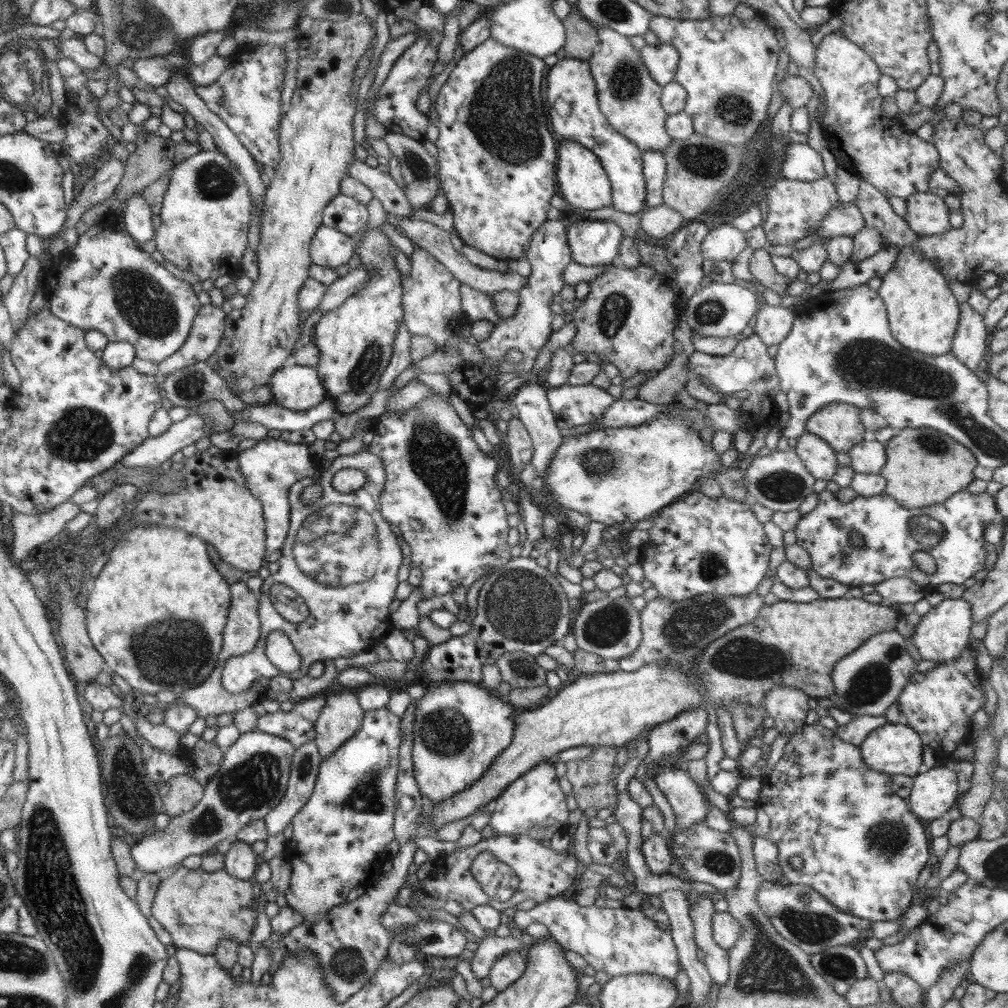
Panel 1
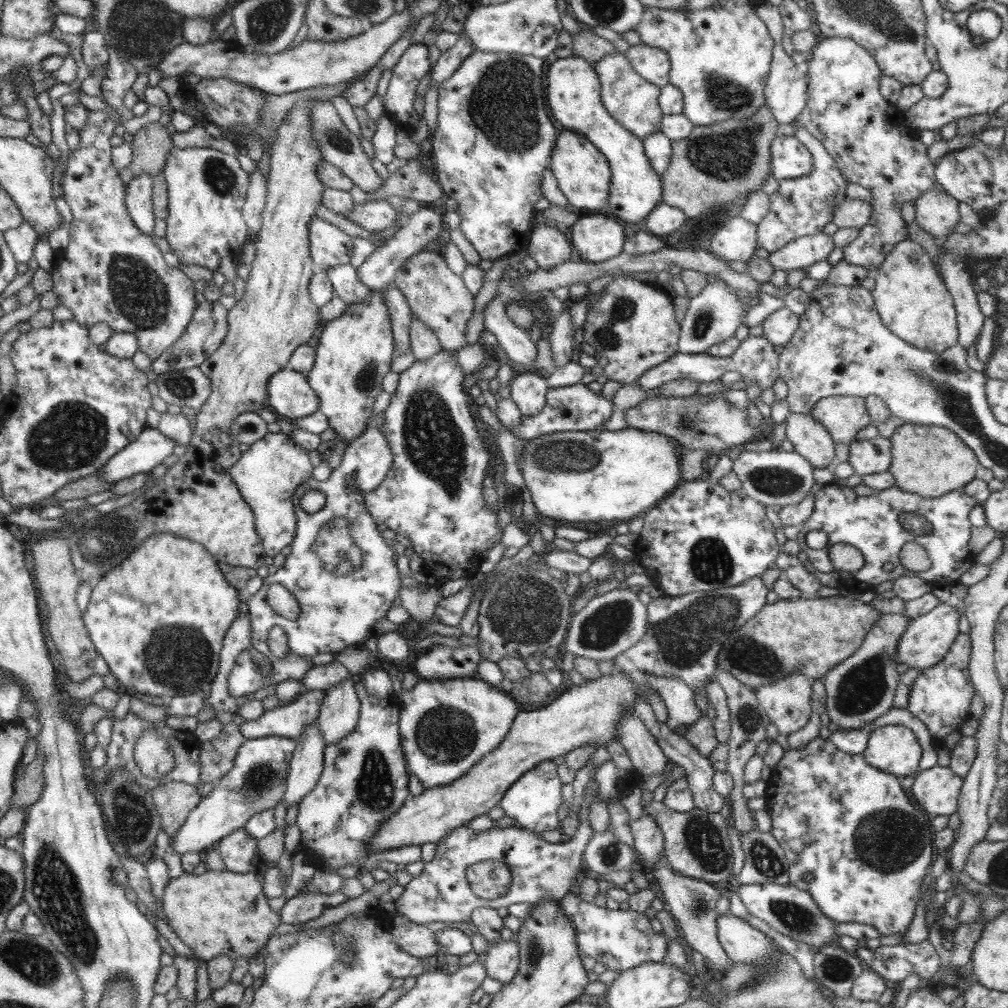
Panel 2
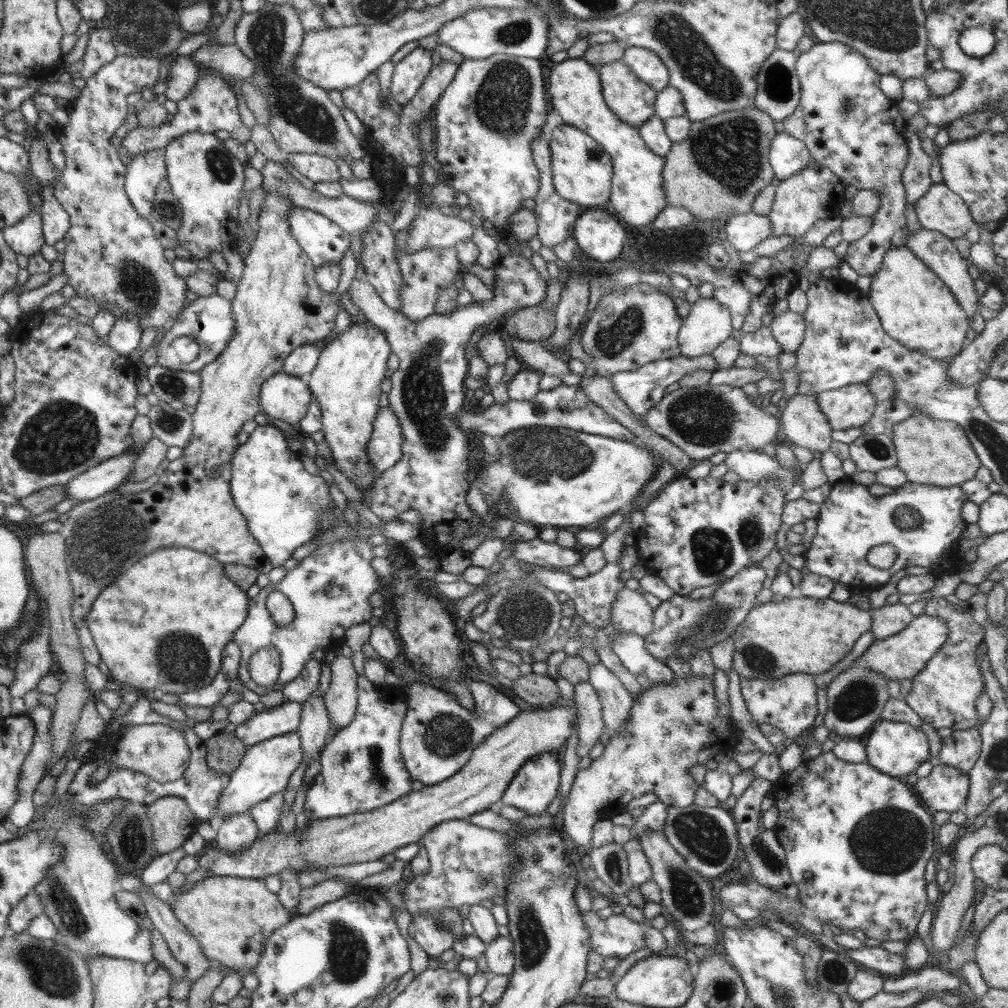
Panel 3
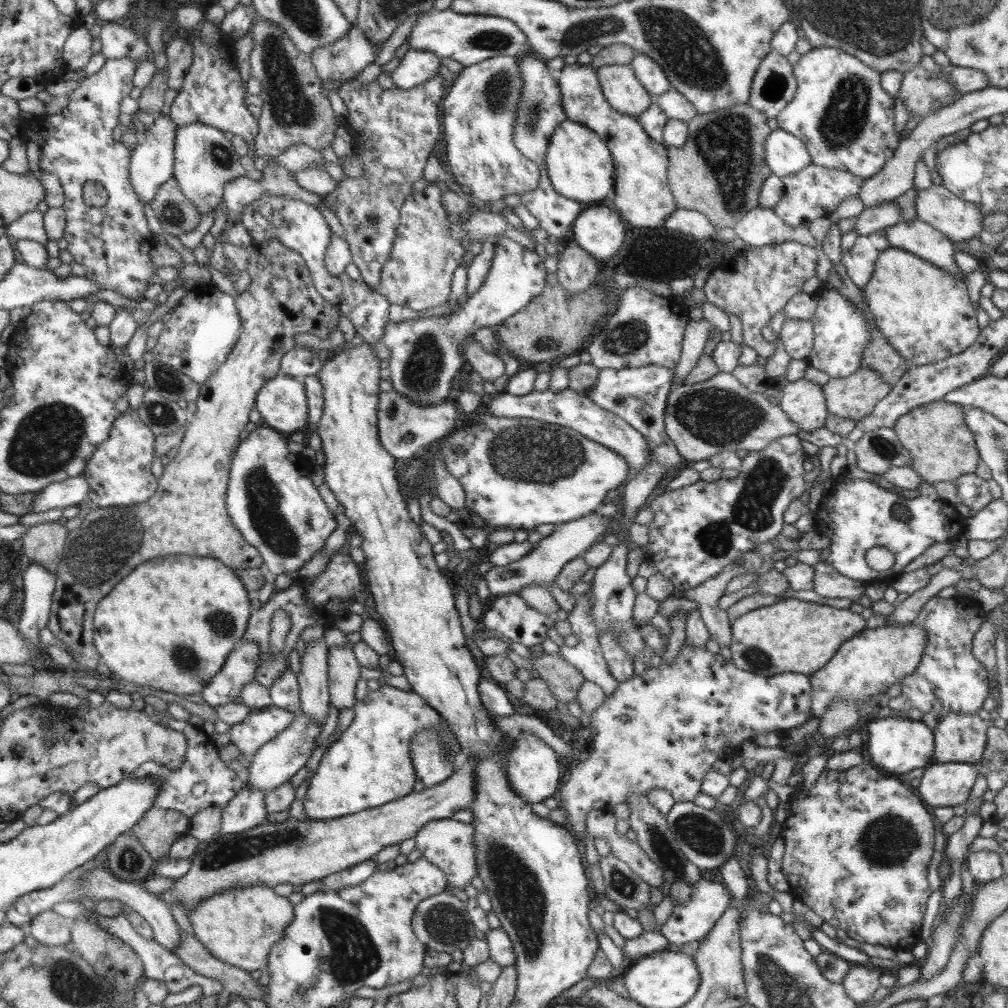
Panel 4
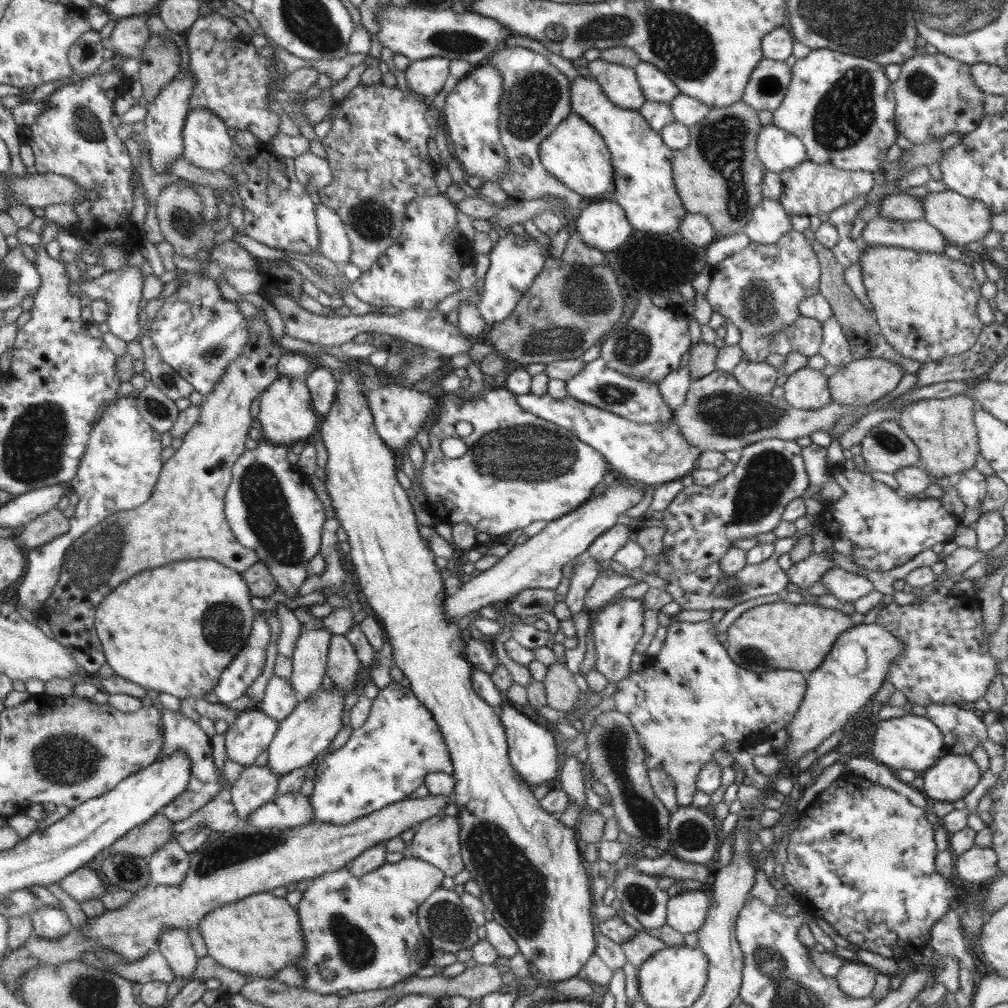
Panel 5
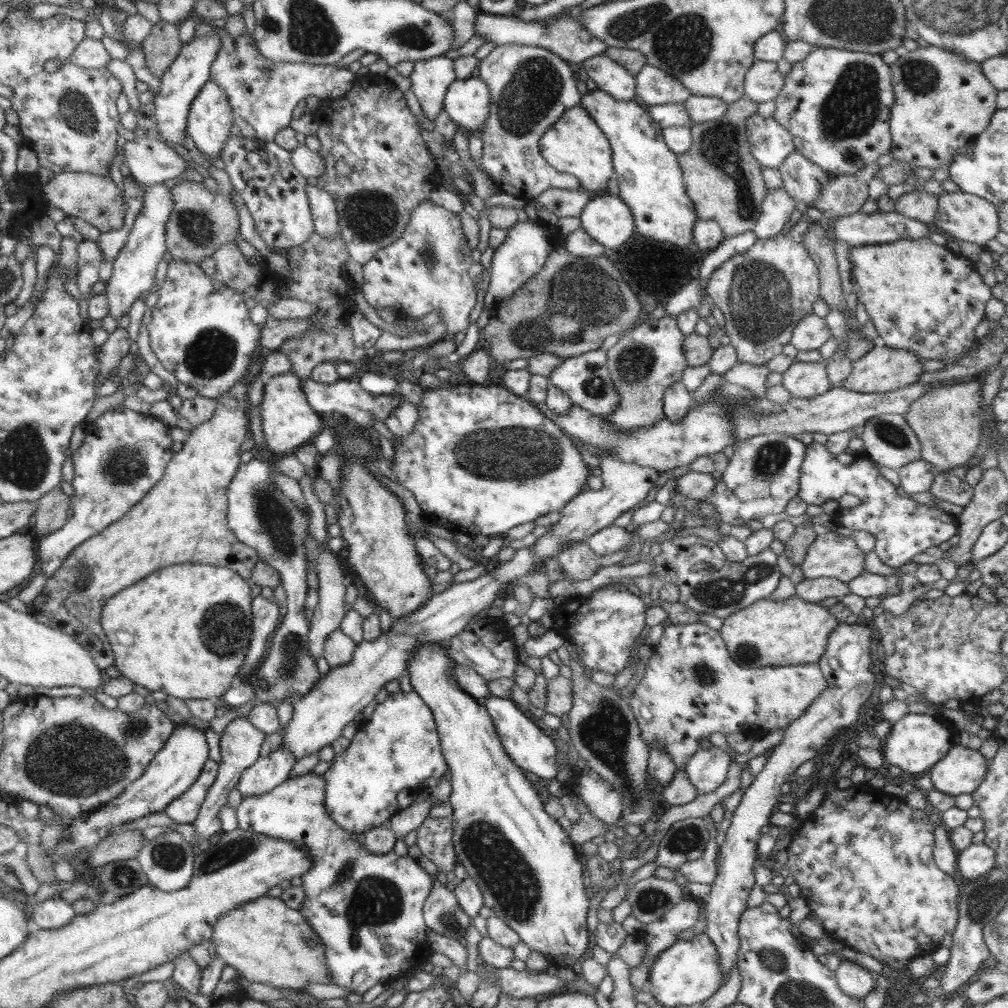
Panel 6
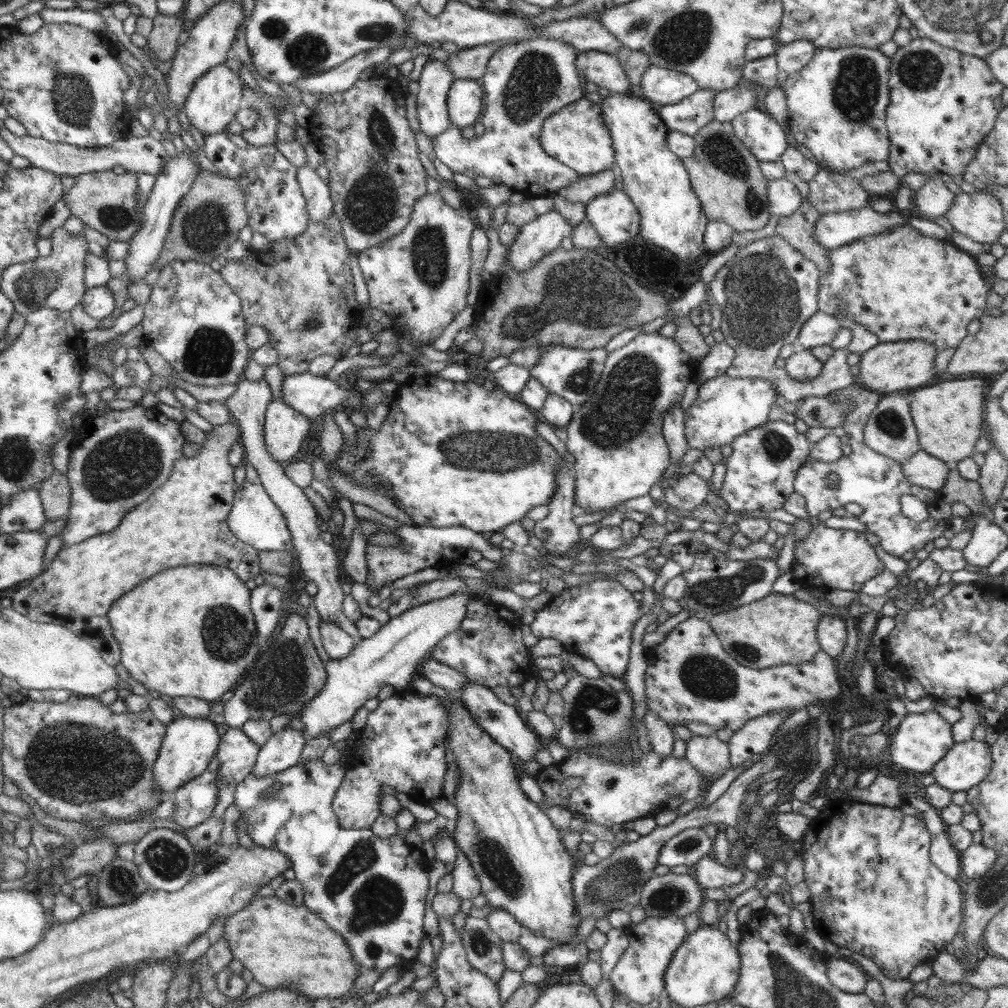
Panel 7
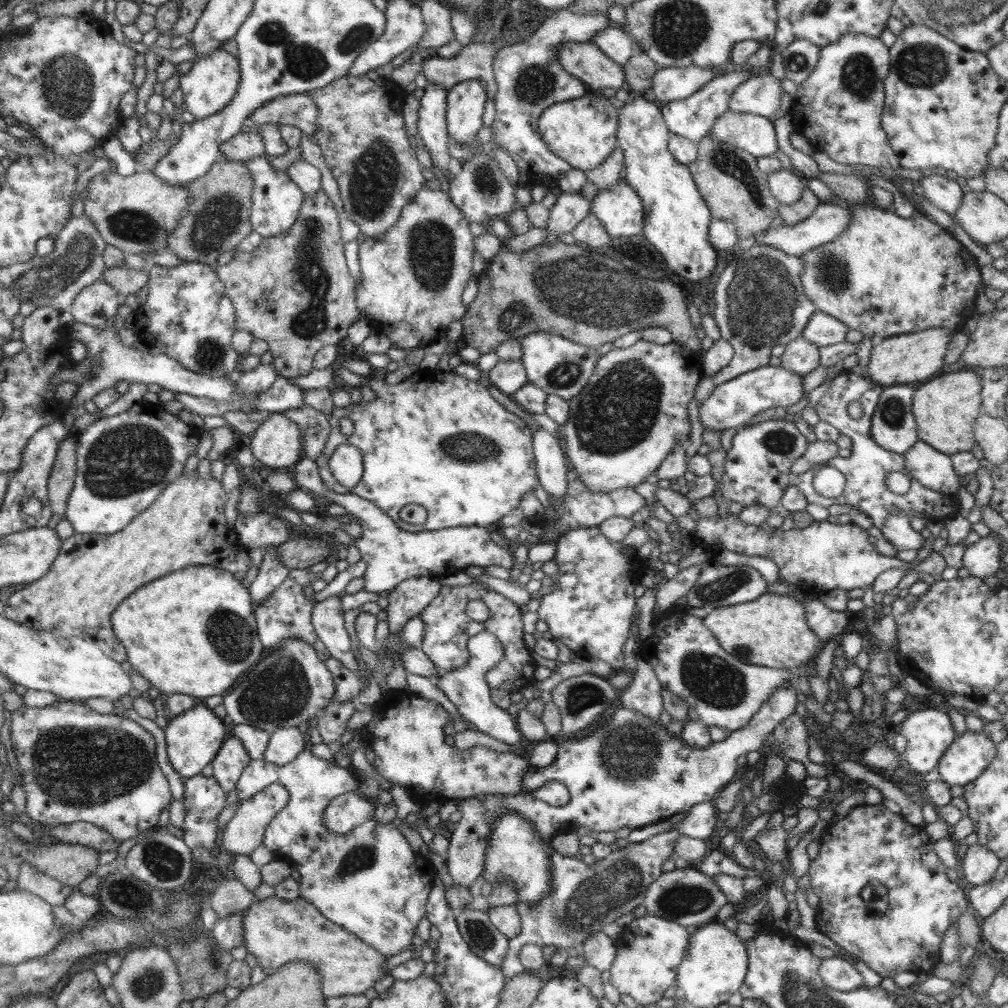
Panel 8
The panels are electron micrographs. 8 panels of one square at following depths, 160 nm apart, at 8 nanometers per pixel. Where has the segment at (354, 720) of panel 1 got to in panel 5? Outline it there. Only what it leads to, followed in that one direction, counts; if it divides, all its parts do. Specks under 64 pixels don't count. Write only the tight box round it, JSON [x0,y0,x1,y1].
[327,634,362,694]

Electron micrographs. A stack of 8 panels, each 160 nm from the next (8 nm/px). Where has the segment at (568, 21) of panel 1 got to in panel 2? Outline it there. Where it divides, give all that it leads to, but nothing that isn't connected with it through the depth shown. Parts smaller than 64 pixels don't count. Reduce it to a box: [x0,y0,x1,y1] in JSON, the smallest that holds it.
[570,27,618,65]

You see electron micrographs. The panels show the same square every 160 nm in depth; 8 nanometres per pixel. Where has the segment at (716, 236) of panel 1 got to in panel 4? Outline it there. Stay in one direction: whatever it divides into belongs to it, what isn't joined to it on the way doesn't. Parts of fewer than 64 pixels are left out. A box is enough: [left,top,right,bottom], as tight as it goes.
[735,207,832,280]

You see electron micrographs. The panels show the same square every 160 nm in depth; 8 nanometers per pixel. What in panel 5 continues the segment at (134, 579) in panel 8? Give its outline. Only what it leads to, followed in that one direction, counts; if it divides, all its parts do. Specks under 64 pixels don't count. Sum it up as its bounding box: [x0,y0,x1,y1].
[41,314,286,672]

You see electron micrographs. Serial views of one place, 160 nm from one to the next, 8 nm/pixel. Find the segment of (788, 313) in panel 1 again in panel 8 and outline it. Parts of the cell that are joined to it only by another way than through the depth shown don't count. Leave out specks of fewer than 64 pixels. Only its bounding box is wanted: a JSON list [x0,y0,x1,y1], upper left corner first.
[800,310,848,346]

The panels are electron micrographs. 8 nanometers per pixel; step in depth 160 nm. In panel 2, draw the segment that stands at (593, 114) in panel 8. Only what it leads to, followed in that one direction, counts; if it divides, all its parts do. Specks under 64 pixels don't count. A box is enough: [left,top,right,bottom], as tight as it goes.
[549,129,611,210]

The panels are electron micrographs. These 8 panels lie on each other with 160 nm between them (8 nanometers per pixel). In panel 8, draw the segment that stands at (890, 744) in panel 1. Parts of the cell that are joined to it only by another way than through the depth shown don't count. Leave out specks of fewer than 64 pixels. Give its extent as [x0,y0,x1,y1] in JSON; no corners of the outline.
[894,709,956,774]

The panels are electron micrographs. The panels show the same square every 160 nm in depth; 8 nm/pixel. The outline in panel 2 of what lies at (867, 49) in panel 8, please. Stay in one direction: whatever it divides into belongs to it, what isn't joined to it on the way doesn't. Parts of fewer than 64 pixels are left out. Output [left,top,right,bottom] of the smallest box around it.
[795,37,960,270]

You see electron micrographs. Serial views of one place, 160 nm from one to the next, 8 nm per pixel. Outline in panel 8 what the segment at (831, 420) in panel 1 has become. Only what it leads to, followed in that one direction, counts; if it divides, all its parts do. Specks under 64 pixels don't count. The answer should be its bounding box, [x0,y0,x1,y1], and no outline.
[865,327,951,387]

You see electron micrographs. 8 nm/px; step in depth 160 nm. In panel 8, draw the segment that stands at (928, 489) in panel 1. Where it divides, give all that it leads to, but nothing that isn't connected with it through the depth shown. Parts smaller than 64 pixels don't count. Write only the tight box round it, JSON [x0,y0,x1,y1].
[913,368,982,455]

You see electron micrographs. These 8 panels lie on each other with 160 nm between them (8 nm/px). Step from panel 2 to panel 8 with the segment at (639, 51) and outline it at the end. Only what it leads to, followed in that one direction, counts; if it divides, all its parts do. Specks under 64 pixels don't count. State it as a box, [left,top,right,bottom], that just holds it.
[649,66,717,104]

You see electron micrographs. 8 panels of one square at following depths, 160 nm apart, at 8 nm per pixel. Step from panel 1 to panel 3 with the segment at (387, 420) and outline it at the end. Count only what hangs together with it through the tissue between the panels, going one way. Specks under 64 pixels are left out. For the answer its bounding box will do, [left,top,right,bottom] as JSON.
[348,253,547,558]

